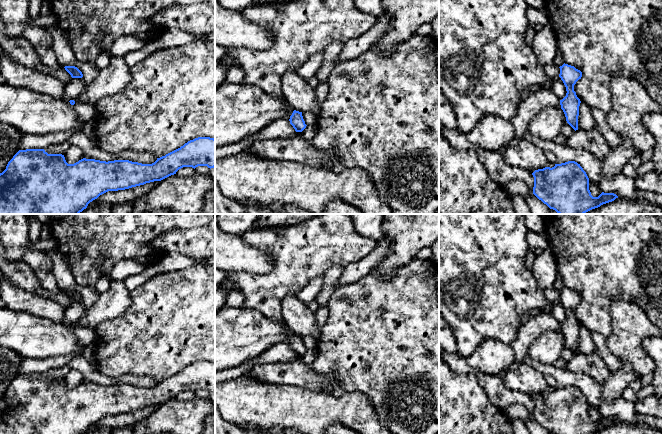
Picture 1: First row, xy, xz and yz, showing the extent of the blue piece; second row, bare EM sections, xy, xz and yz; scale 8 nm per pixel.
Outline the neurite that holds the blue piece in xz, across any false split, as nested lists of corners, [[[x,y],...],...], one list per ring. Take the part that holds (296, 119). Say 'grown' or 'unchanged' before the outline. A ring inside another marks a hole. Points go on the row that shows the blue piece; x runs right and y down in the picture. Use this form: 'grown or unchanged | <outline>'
unchanged | [[[294,110],[290,116],[290,124],[293,126],[296,132],[302,132],[306,128],[305,121],[302,116],[302,112]]]

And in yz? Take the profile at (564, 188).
unchanged | [[[575,161],[538,169],[532,175],[533,194],[558,214],[585,214],[618,198],[614,193],[604,192],[593,197],[587,174]]]

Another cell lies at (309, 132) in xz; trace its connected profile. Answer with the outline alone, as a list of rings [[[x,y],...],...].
[[[316,124],[307,125],[306,128],[301,132],[305,140],[312,140],[315,137],[316,133],[317,133]]]

